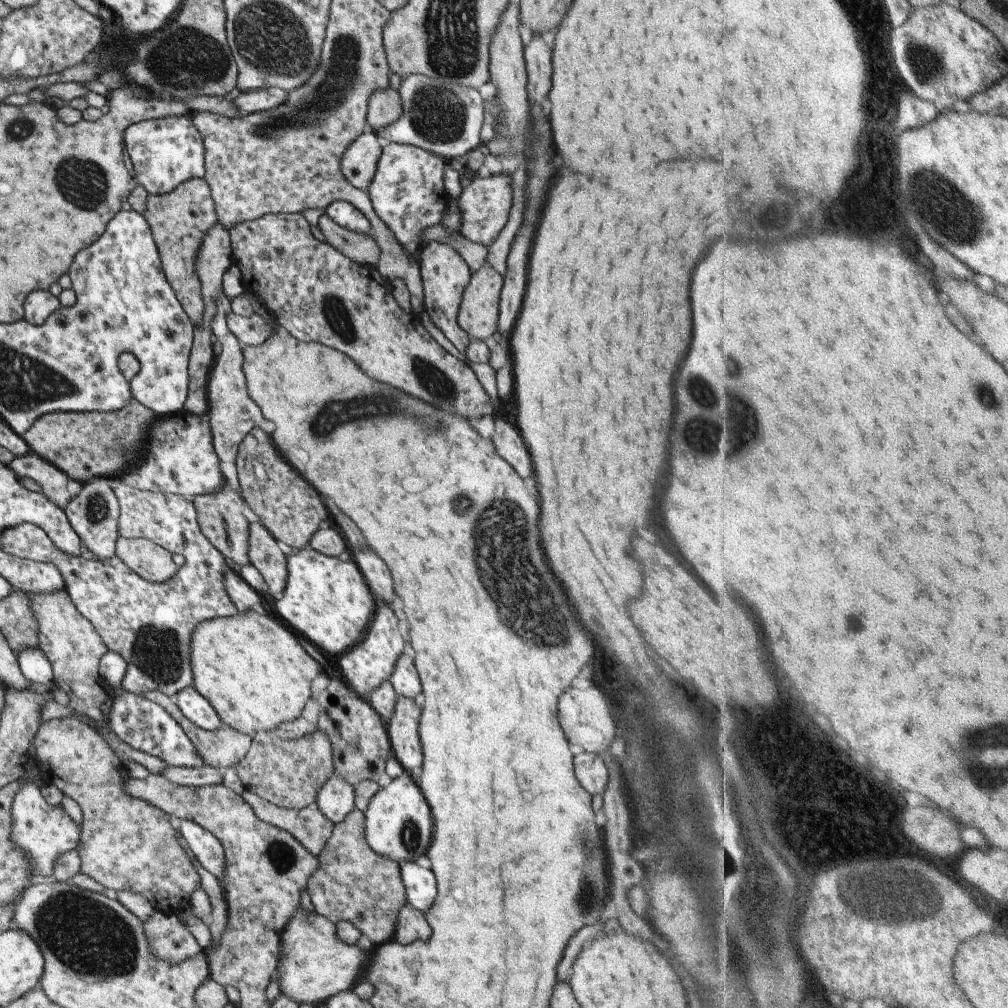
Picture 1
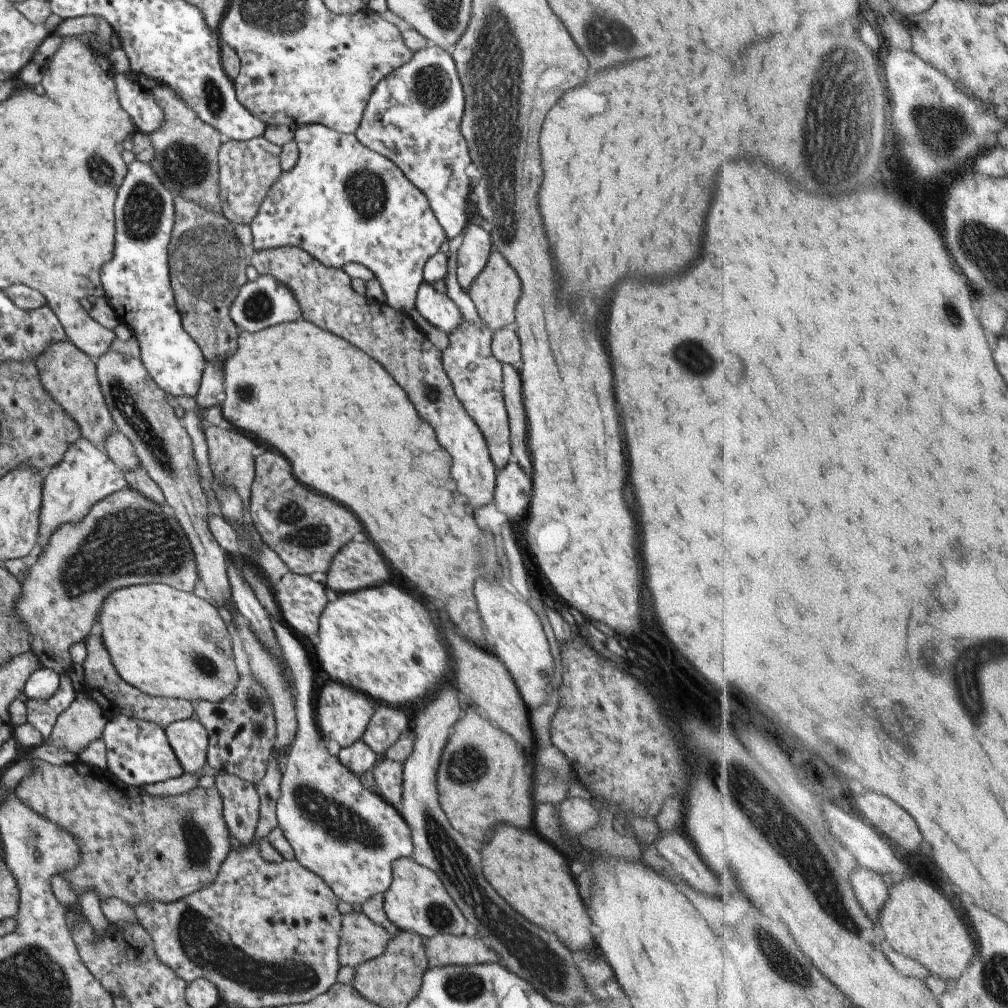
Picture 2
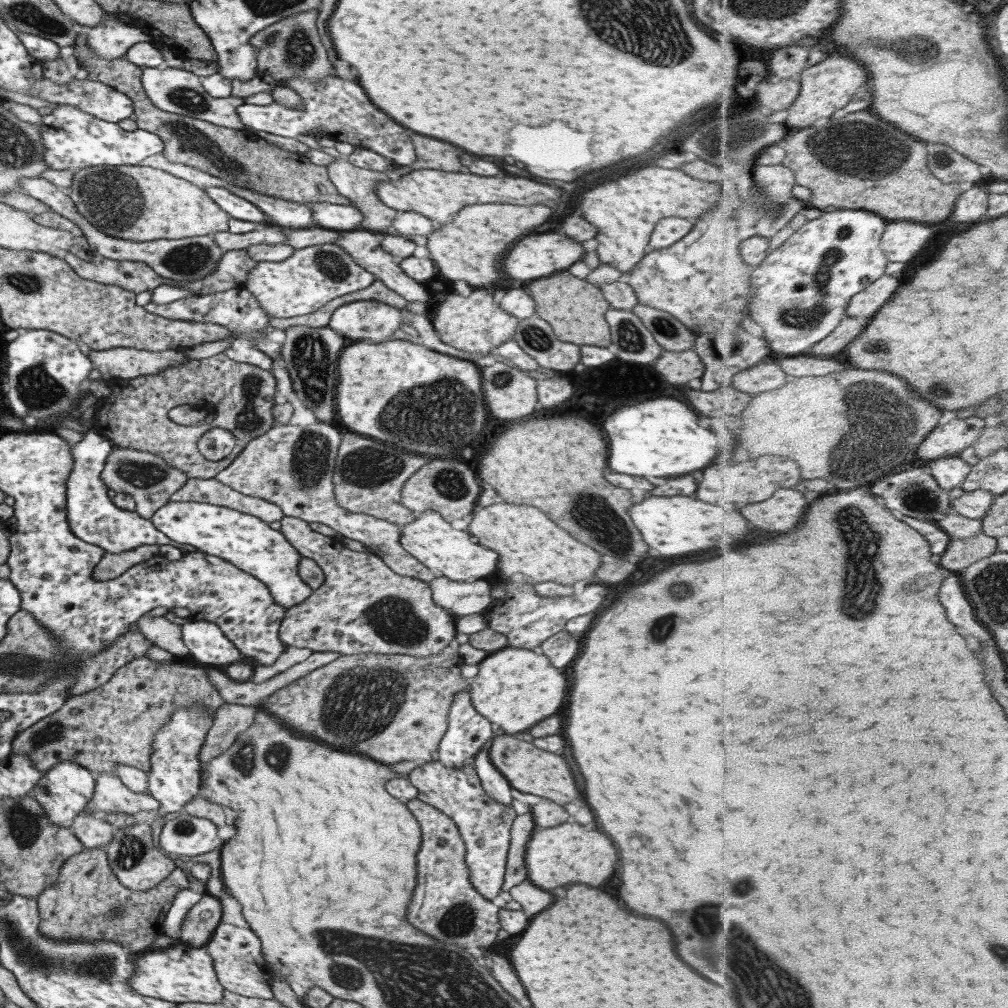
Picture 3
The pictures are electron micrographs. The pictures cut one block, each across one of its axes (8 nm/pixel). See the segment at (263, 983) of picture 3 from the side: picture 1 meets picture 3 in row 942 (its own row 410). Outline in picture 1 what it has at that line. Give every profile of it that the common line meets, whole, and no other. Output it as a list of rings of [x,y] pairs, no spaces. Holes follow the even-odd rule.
[[[220,287],[220,294],[214,298],[216,300],[216,313],[212,318],[210,329],[213,336],[220,342],[221,352],[214,357],[210,371],[206,380],[206,415],[210,424],[210,431],[212,432],[212,445],[215,454],[219,459],[219,466],[221,472],[226,478],[228,488],[232,491],[239,492],[235,486],[235,461],[238,446],[245,438],[245,435],[263,420],[259,408],[251,402],[251,398],[245,390],[245,380],[242,371],[242,362],[244,361],[242,355],[241,344],[229,332],[224,316],[231,311],[230,302],[225,298]]]

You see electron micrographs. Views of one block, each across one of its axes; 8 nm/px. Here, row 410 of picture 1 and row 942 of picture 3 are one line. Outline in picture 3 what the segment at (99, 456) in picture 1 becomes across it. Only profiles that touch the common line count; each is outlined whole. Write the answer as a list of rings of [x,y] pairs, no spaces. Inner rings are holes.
[[[83,848],[81,852],[70,856],[61,865],[57,880],[44,888],[36,899],[38,910],[38,933],[51,940],[66,940],[66,938],[88,938],[88,940],[113,940],[121,946],[139,952],[148,948],[159,936],[161,923],[169,910],[177,891],[187,888],[189,882],[187,871],[175,866],[174,869],[155,887],[148,892],[133,892],[125,888],[109,868],[104,848]]]

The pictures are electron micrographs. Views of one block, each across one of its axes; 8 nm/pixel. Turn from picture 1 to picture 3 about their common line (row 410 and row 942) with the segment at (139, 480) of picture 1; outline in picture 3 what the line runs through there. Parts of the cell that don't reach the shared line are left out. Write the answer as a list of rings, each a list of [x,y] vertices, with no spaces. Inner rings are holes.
[[[186,942],[164,949],[139,951],[133,961],[134,971],[128,978],[128,985],[141,996],[150,996],[167,1002],[217,1004],[223,998],[224,988],[217,980],[212,958],[206,945],[192,947]]]

